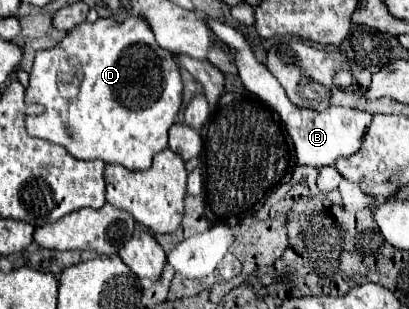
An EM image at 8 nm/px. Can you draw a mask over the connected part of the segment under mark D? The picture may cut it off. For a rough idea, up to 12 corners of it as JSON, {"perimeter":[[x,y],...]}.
{"perimeter":[[142,18],[36,54],[30,136],[146,170],[182,106]]}

